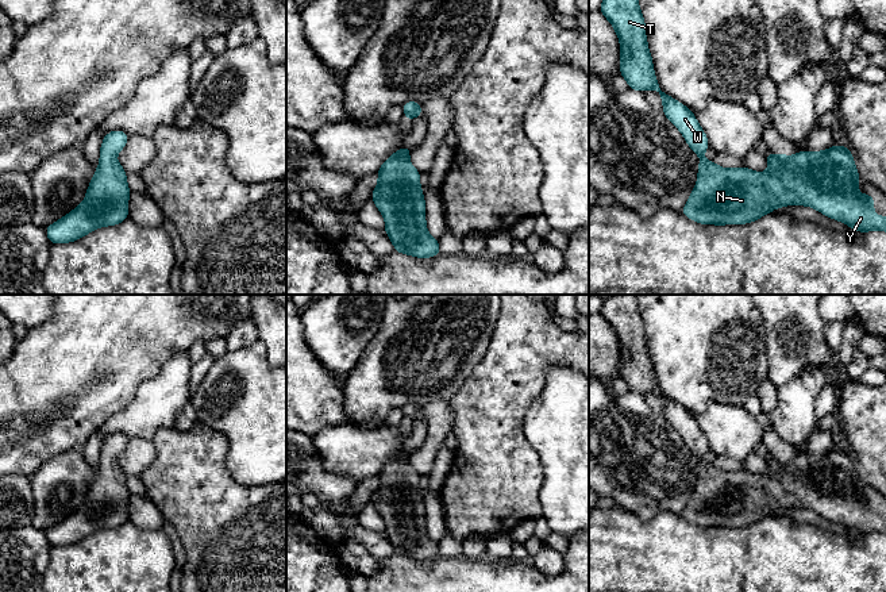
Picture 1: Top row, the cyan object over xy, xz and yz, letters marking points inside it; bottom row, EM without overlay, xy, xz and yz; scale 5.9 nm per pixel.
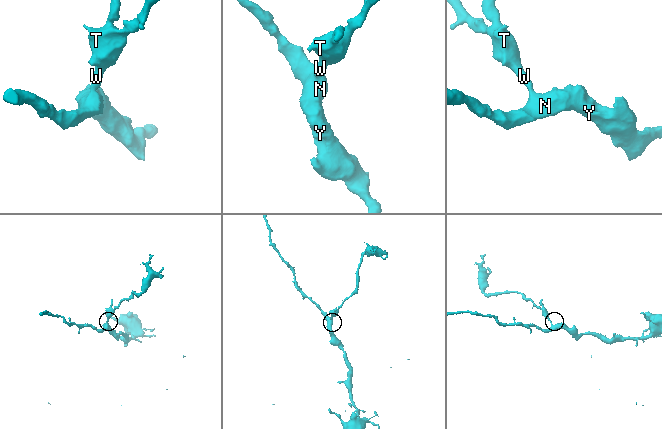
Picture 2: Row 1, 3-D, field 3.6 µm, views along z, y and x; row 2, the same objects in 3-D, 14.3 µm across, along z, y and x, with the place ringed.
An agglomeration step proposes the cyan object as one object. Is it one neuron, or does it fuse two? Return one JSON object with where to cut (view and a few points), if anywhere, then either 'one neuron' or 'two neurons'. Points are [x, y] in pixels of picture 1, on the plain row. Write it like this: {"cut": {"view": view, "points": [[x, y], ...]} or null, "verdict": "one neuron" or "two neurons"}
{"cut": null, "verdict": "one neuron"}

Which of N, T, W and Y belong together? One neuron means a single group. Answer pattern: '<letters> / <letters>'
N T W Y

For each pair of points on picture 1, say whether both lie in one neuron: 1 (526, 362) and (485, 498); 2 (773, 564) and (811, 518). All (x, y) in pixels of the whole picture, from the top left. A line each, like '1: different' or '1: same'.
1: same
2: different

